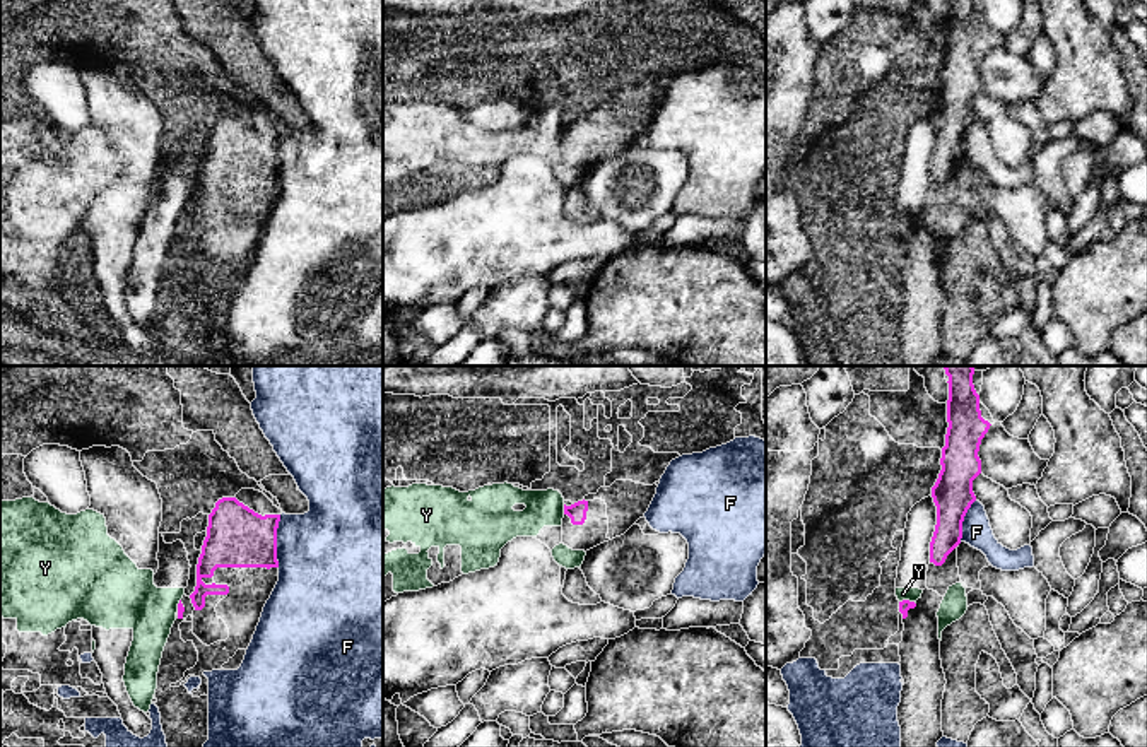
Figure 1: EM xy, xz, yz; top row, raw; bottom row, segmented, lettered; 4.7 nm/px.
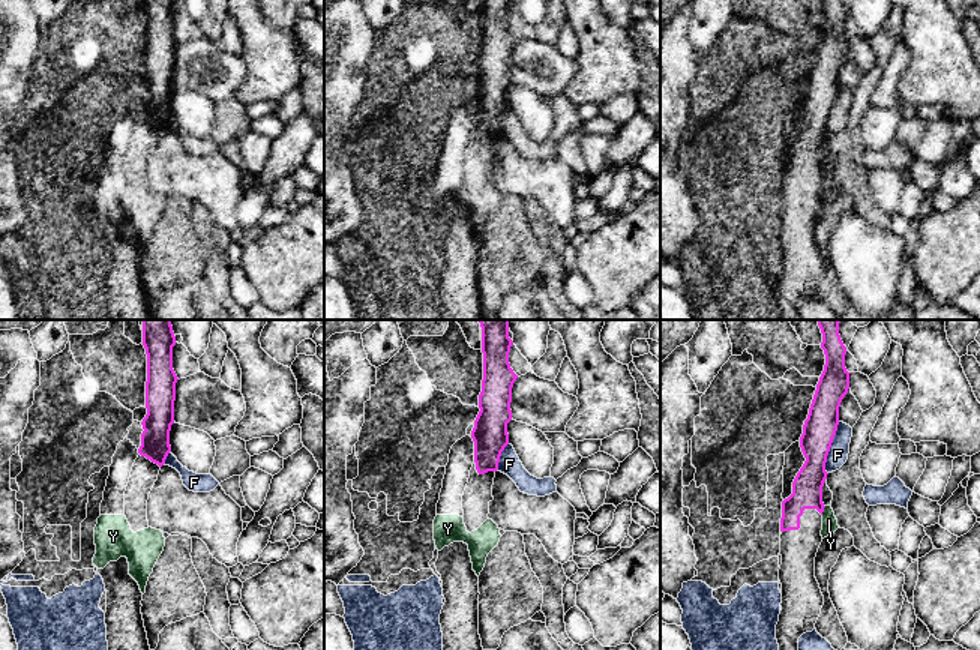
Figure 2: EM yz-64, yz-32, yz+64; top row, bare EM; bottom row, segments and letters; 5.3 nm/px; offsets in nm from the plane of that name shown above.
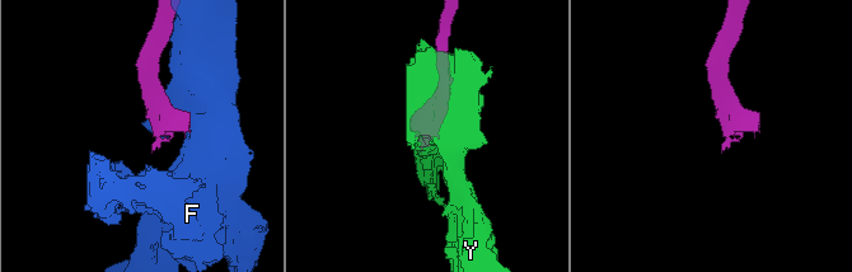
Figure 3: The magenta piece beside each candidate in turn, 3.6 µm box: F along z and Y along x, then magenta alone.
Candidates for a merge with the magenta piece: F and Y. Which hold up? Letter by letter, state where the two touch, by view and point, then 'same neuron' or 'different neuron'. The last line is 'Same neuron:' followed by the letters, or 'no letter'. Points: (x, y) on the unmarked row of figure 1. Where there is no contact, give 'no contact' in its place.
F: contact xy (276, 158); different neuron
Y: contact yz (906, 217); different neuron
Same neuron: no letter

